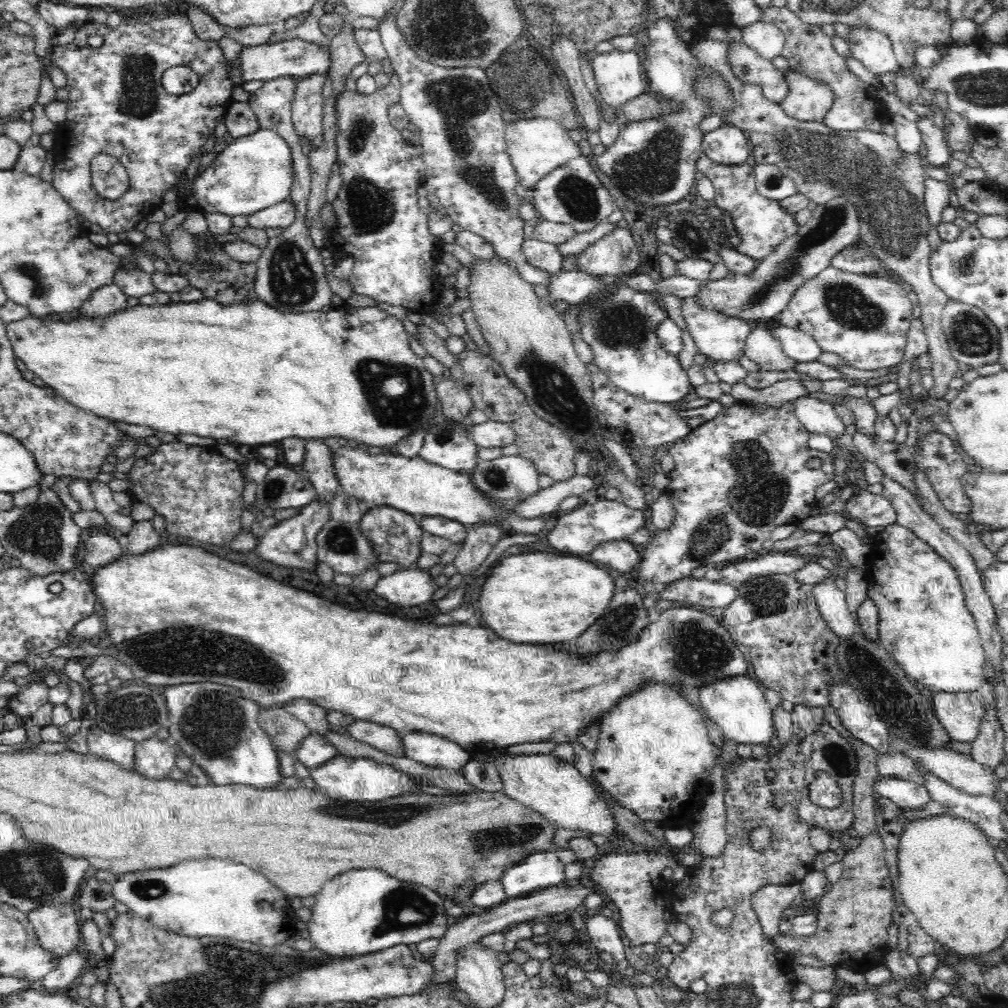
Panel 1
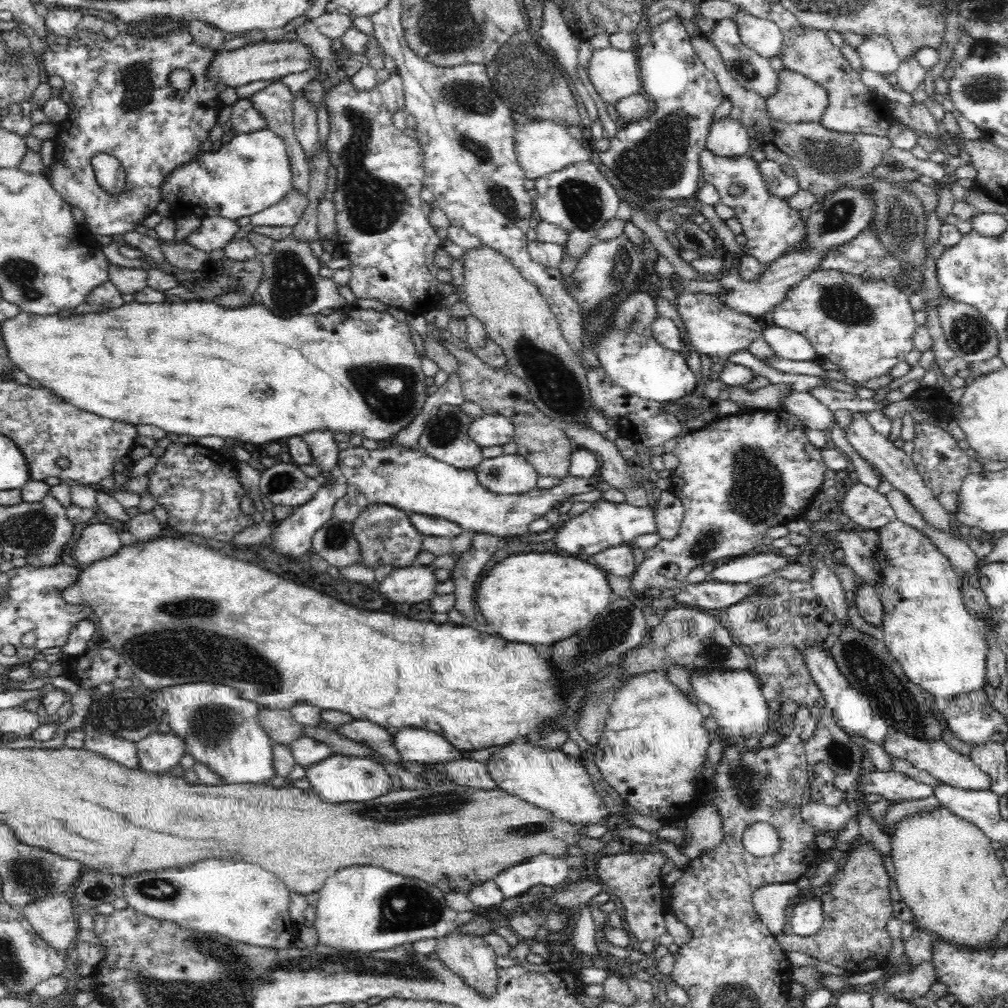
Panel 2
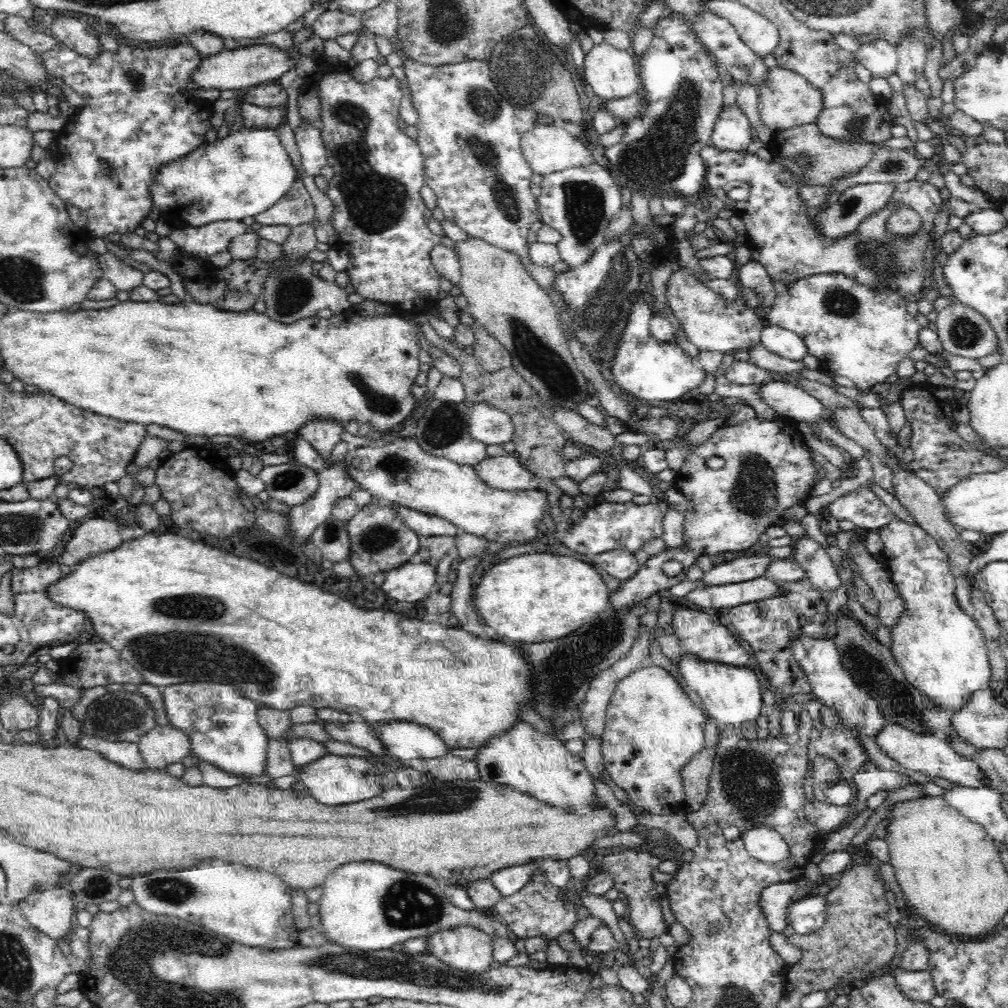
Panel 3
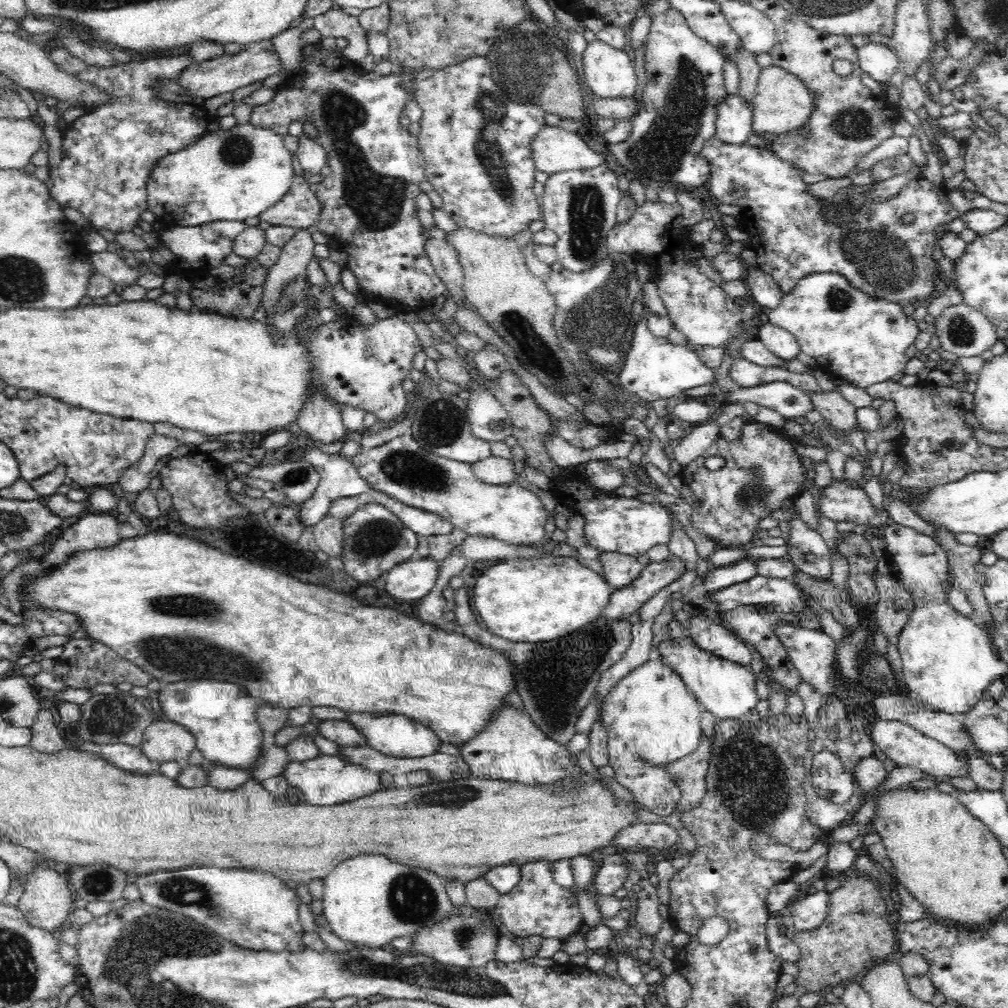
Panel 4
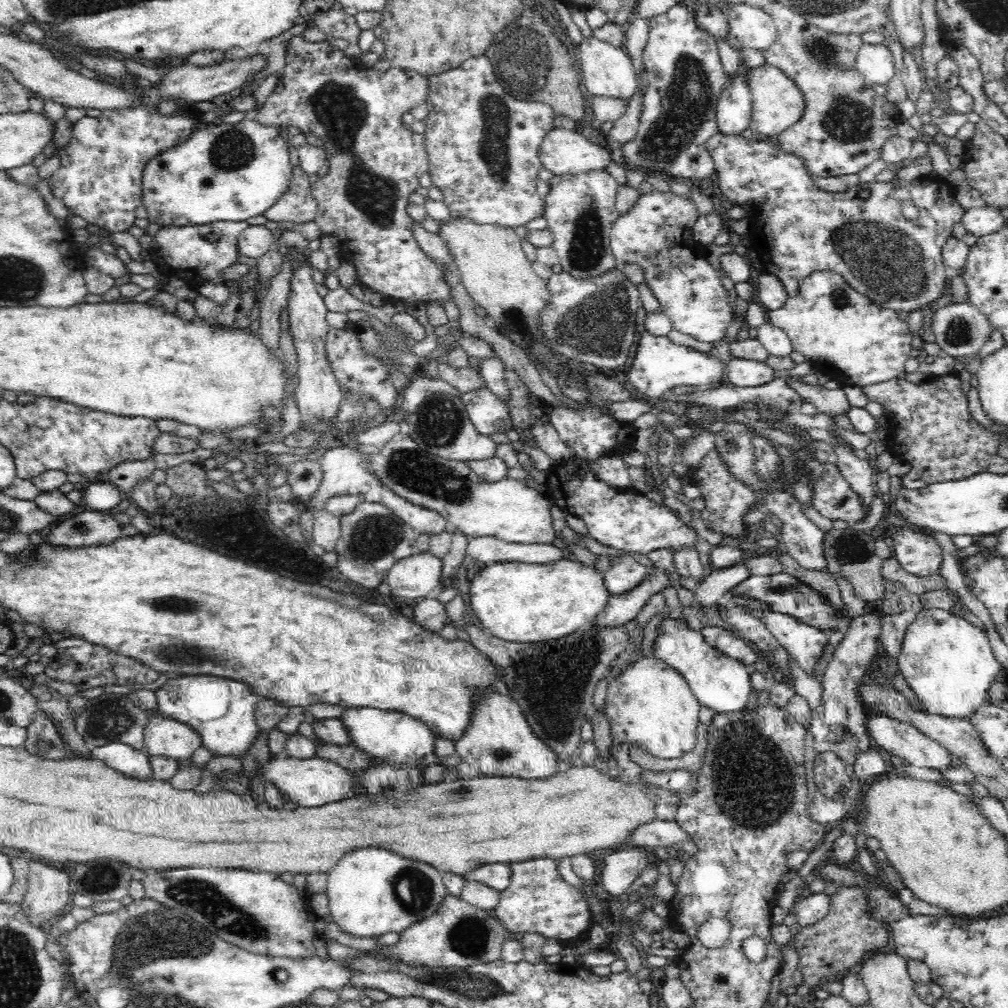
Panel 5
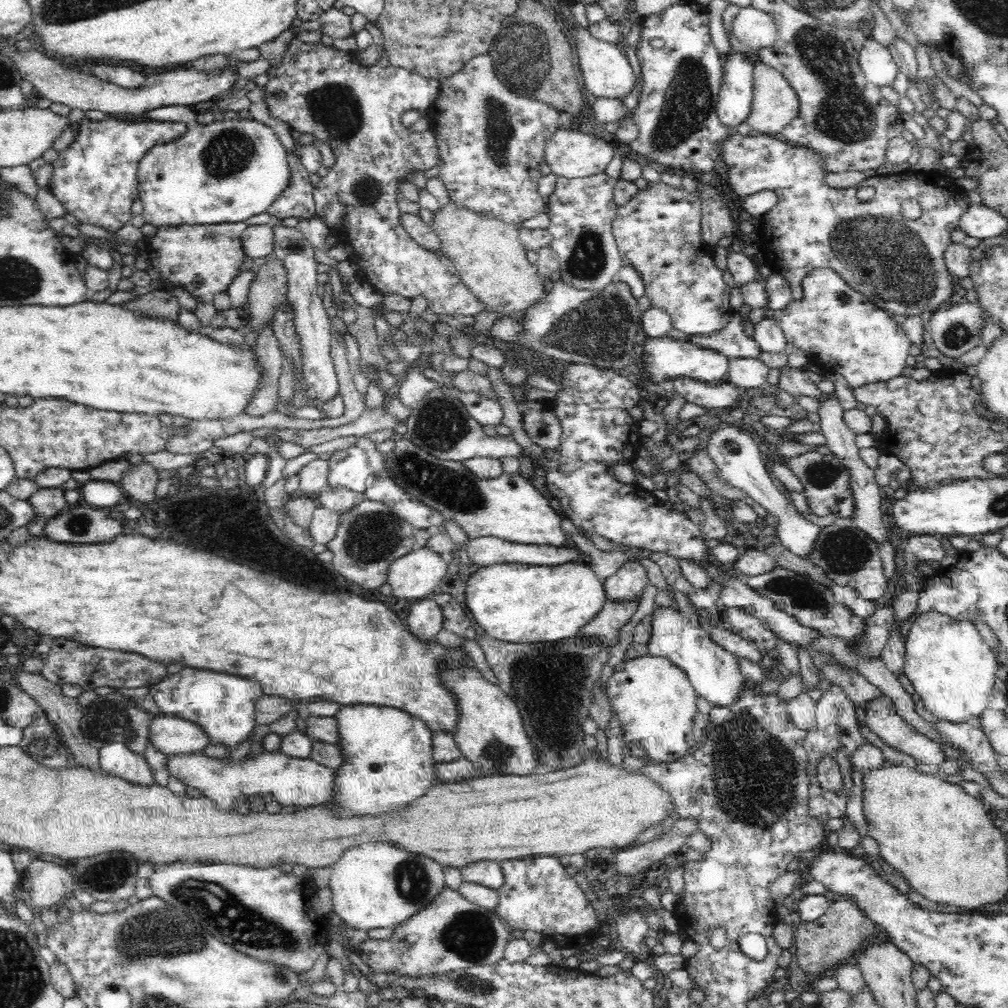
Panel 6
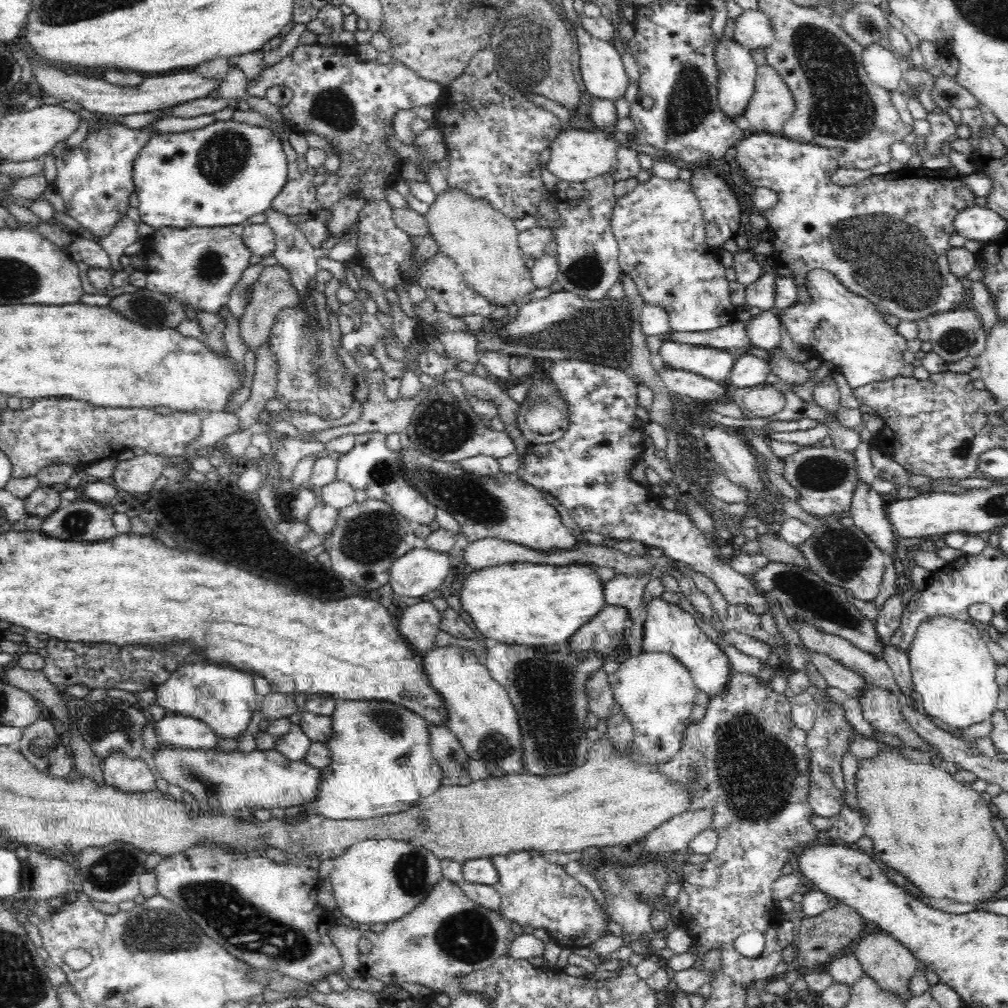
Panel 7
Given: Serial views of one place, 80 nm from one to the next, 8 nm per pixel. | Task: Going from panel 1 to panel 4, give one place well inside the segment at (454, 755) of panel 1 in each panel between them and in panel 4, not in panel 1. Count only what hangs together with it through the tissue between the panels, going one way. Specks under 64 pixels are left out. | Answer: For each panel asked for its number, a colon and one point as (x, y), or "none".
2: (418, 745)
3: (405, 740)
4: (396, 736)

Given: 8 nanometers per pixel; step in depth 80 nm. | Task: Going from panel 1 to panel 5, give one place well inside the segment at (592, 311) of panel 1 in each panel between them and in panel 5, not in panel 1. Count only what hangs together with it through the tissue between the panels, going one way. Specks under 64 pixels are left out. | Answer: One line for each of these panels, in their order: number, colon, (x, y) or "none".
2: (633, 359)
3: (645, 367)
4: (654, 368)
5: (660, 364)

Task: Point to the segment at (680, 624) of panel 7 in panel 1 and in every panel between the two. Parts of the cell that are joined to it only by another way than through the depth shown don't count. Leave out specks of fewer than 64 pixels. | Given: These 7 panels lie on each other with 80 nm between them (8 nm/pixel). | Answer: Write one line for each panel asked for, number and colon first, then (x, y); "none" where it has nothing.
1: (738, 706)
2: (736, 699)
3: (731, 695)
4: (726, 689)
5: (721, 683)
6: (714, 673)

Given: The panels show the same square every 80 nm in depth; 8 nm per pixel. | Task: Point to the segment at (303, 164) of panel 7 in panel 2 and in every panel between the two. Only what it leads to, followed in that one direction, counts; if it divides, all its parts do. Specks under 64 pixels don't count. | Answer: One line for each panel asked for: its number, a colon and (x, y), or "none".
2: (287, 212)
3: (297, 207)
4: (299, 207)
5: (297, 205)
6: (297, 200)

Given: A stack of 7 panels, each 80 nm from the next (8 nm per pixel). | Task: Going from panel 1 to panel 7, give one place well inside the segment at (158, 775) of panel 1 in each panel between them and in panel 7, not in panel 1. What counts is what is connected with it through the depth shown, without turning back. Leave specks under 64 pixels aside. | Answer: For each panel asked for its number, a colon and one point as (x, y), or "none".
2: (158, 752)
3: (161, 746)
4: (164, 741)
5: (166, 737)
6: (172, 735)
7: (176, 731)

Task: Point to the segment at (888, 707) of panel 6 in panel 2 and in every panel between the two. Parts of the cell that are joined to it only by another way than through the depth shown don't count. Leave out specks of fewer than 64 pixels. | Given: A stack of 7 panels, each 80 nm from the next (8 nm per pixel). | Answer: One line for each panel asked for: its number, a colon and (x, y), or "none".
2: (948, 766)
3: (928, 754)
4: (907, 746)
5: (901, 738)

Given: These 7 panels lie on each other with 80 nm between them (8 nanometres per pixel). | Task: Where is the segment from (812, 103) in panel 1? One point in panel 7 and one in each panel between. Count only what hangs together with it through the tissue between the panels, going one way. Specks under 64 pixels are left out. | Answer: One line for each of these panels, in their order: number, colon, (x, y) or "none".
2: (798, 99)
3: (787, 100)
4: (782, 102)
5: (778, 103)
6: (775, 104)
7: (771, 104)

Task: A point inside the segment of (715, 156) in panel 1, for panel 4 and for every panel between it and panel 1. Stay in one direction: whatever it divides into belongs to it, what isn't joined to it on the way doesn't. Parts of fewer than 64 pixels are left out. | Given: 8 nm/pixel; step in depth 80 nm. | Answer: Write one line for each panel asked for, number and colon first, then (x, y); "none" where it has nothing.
2: (728, 138)
3: (732, 132)
4: (734, 116)

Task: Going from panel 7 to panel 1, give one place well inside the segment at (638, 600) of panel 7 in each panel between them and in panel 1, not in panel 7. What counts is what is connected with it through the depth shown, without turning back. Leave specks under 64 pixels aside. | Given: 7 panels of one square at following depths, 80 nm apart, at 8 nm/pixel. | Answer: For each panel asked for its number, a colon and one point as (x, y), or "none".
1: (621, 555)
2: (619, 560)
3: (620, 564)
4: (620, 569)
5: (625, 573)
6: (627, 583)

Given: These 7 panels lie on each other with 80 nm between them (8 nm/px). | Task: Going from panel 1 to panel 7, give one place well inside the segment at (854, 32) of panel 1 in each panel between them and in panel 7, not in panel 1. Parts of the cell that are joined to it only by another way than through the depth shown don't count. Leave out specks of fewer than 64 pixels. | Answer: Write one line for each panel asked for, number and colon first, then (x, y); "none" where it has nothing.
2: (878, 55)
3: (880, 57)
4: (876, 60)
5: (874, 61)
6: (879, 64)
7: (881, 65)

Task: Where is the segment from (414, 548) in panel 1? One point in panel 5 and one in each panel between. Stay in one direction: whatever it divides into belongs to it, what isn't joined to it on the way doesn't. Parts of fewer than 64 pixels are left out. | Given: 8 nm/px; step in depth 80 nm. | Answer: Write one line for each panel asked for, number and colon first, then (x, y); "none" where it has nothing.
2: (385, 534)
3: (379, 541)
4: (375, 540)
5: (372, 538)

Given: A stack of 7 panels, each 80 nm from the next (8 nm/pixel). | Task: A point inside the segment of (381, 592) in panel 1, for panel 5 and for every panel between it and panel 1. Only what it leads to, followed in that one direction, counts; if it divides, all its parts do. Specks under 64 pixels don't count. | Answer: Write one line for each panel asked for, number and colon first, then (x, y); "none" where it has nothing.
2: (412, 584)
3: (411, 582)
4: (412, 580)
5: (418, 576)

